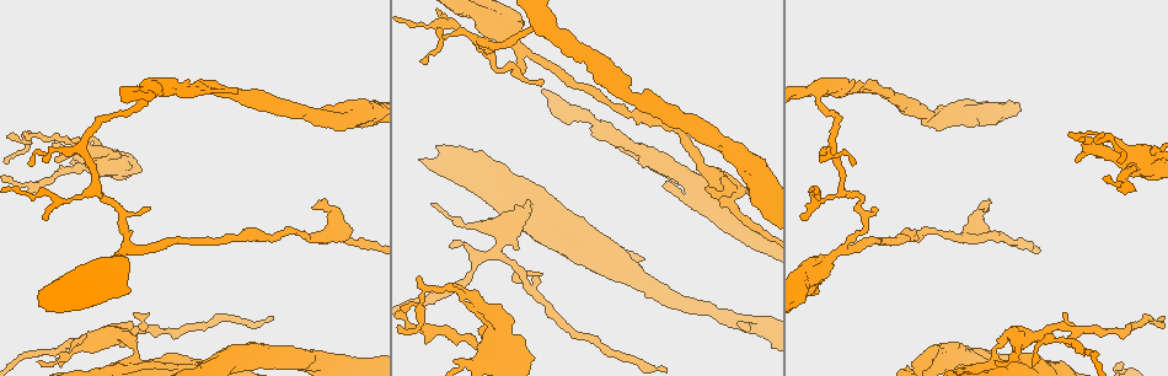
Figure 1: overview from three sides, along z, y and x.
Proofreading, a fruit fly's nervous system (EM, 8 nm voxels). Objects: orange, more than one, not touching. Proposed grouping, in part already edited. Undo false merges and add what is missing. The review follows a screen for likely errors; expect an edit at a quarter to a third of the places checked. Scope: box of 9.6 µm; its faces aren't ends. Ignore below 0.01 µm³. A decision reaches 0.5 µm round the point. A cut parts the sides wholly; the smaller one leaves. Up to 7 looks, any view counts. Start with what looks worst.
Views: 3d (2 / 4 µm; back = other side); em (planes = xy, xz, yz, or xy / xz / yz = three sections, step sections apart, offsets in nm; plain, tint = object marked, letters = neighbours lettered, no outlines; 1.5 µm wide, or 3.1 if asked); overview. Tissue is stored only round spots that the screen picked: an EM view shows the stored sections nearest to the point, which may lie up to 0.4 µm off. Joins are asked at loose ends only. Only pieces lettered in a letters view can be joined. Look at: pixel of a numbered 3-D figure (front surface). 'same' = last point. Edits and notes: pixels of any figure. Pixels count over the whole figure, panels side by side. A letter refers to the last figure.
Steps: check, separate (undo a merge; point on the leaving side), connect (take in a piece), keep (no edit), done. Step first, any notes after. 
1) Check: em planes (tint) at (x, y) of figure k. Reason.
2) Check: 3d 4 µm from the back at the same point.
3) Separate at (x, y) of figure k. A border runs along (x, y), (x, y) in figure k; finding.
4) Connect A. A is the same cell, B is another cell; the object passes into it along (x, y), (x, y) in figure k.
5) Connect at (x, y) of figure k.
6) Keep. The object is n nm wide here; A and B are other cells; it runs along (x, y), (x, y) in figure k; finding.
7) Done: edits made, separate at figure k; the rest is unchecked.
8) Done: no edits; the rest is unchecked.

Check: 3d 4 µm at (97, 192) of figure 1. Arms part here.

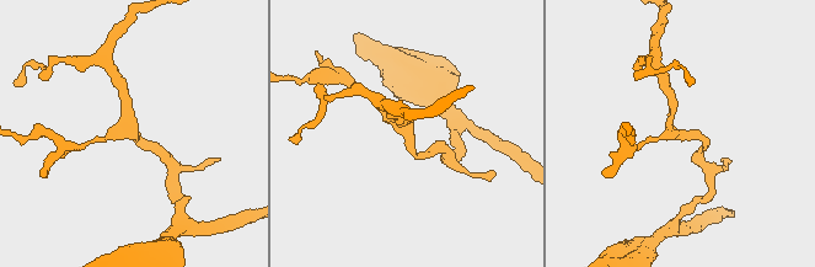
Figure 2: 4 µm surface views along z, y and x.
Check: em xy step 4 (tint) at (404, 129) of figure 2.

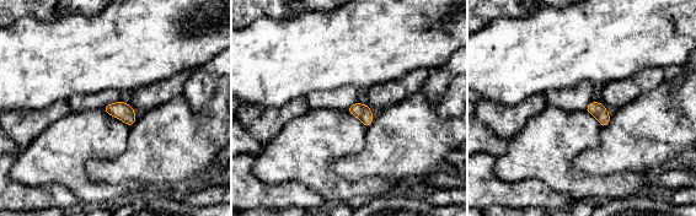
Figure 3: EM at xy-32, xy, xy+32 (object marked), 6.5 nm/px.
Check: em planes (letters) at the same point. Cut it another way.

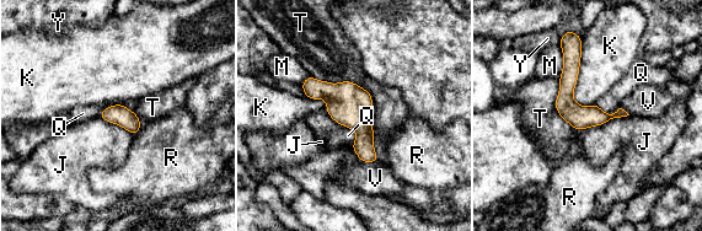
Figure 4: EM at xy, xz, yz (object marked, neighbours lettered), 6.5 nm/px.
Keep. J, K, M, Q, R, T, V and Y are other cells; 3 arms meet here; all the same neuron.

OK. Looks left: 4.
Check: 3d 4 µm at (630, 148) of figure 1. Thick turns thin.

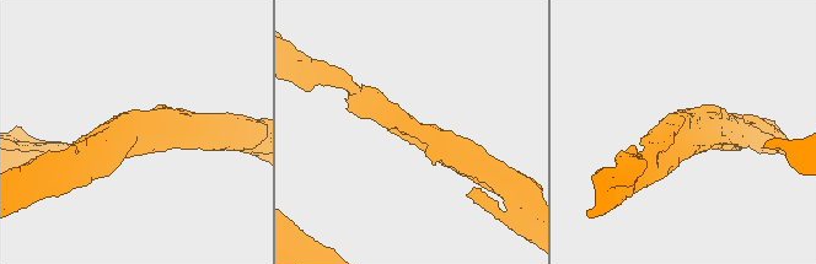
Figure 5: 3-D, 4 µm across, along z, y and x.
Check: em planes (letters) at (689, 118) of figure 5. 3 arms meet here; the arms are 240, 280, 400 nm wide; shape alone is not enough.

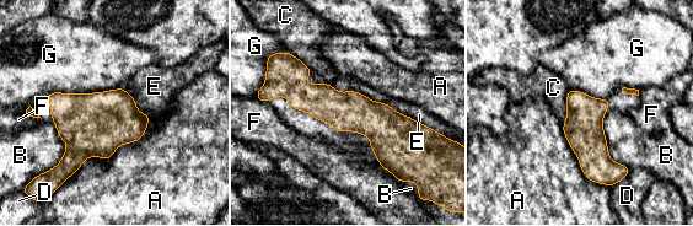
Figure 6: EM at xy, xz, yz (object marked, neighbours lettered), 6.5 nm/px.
Keep. A, B, C, D, E, F and G are other cells; it runs along (278, 90), (387, 130), (419, 130) in figure 6; all the same neuron.

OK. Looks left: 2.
Check: em planes (plain) at (1065, 317) of figure 1. An open end.

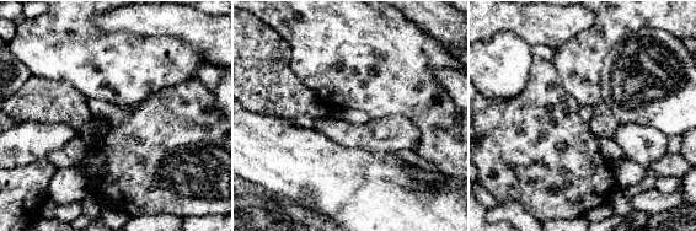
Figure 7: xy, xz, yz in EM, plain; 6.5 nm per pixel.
Check: em planes (letters) at the same point.

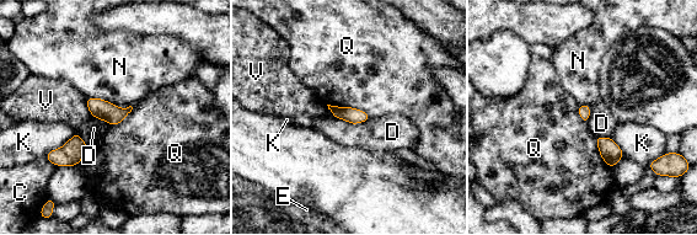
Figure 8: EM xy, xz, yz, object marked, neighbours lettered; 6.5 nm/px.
Keep. The object is 80 nm wide here; C, D, E, K, N, Q and V are other cells; a border runs along (133, 107), (122, 121), (110, 126) in figure 8; none of them fits.

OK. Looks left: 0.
Done: no edits; the rest is unchecked.

